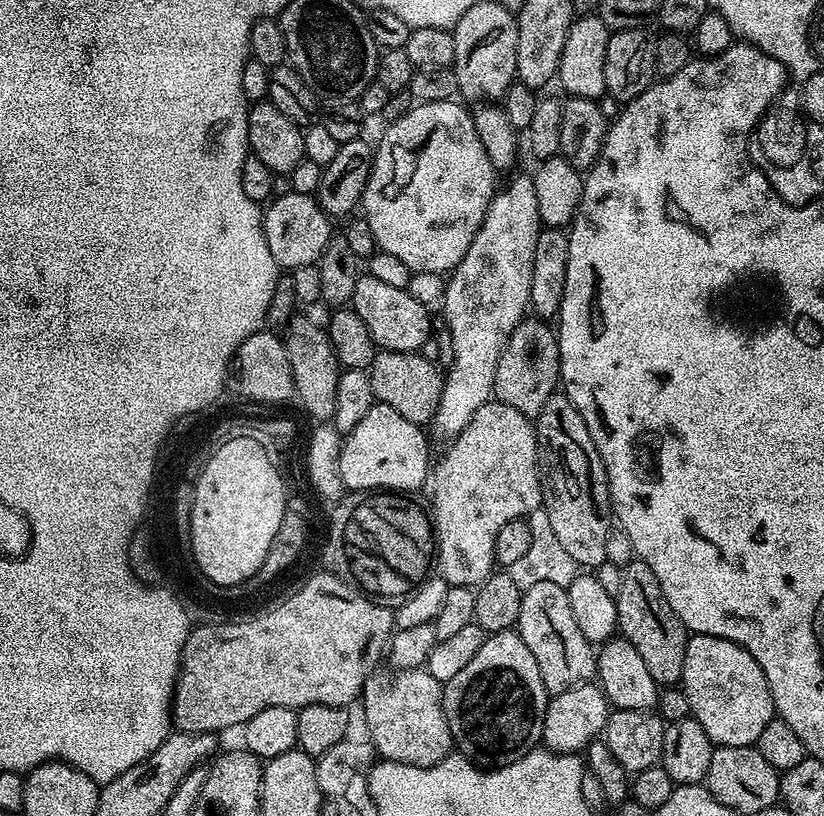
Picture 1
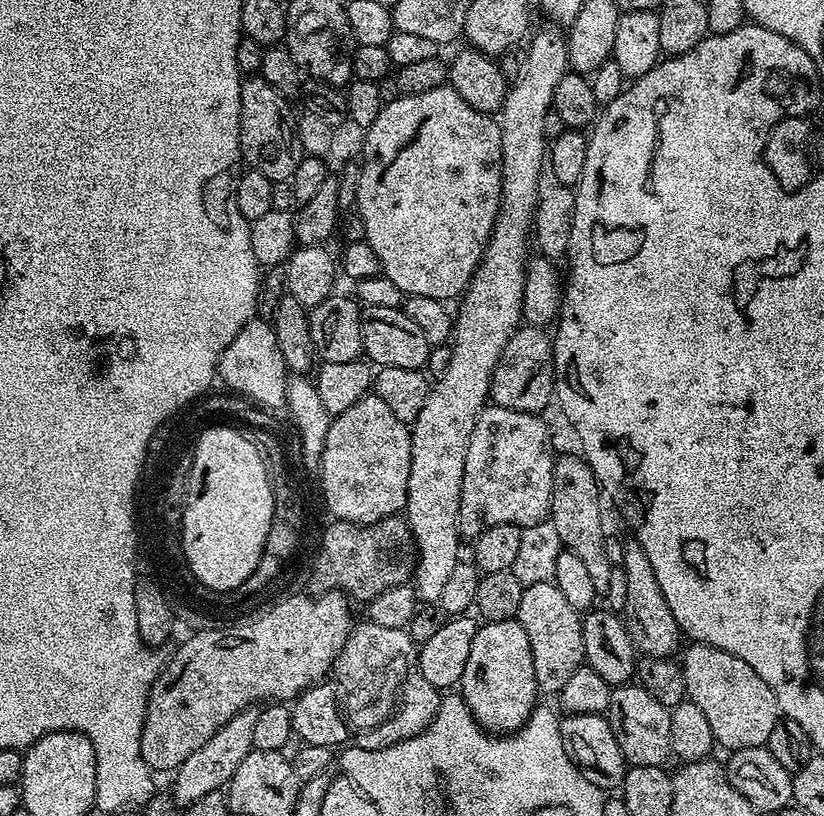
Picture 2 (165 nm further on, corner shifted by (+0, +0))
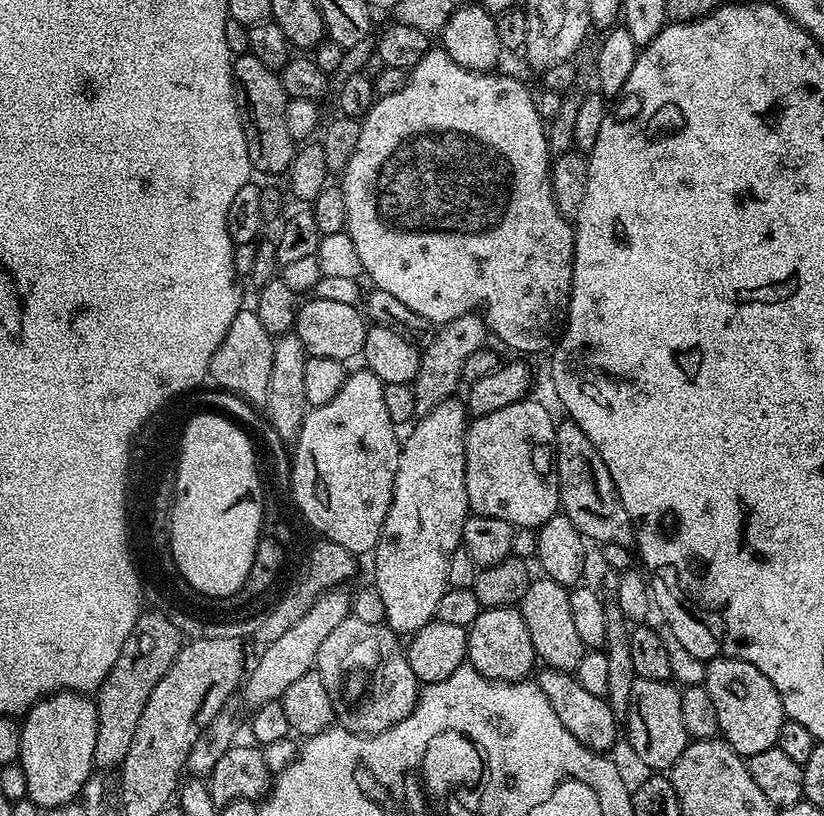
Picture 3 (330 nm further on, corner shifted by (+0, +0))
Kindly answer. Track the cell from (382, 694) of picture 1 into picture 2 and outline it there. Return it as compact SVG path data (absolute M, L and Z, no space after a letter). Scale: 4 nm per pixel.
M367 620L357 623L338 654L335 667L338 671L334 680L346 701L344 715L354 733L354 740L356 736L357 749L363 753L386 749L416 737L432 724L440 710L441 693L423 677L418 646L407 629L379 626Z

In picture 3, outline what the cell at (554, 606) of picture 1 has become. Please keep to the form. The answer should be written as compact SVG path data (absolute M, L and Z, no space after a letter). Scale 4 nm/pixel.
M547 578L533 579L526 594L520 599L518 610L530 630L530 642L541 665L556 668L560 672L575 673L586 651L578 630L574 627L574 614L570 614L569 589Z

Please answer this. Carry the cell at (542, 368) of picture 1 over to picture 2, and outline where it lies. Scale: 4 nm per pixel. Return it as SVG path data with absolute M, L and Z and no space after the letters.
M521 326L506 342L506 350L502 350L502 358L498 358L498 366L494 366L492 385L488 391L492 404L502 406L506 410L534 412L540 414L547 404L553 403L556 387L556 367L552 353L553 337L548 336L543 327Z

